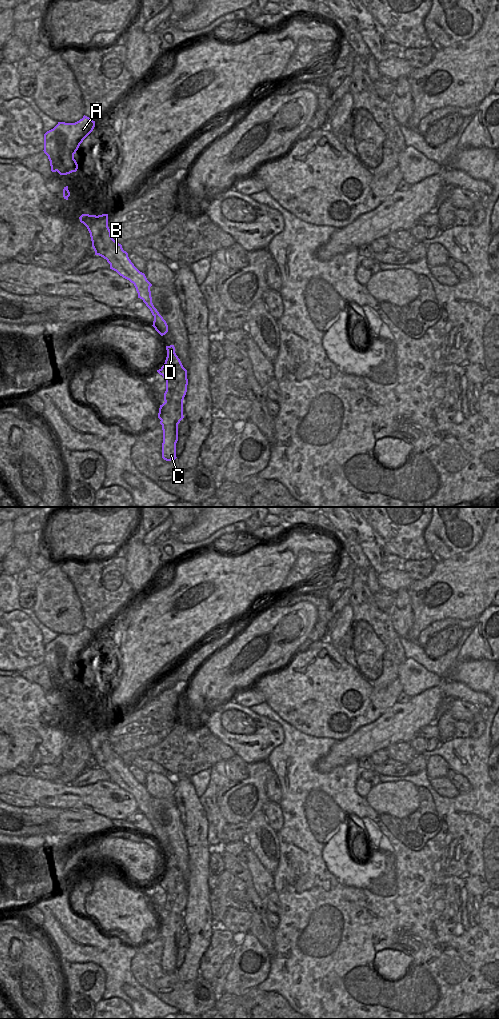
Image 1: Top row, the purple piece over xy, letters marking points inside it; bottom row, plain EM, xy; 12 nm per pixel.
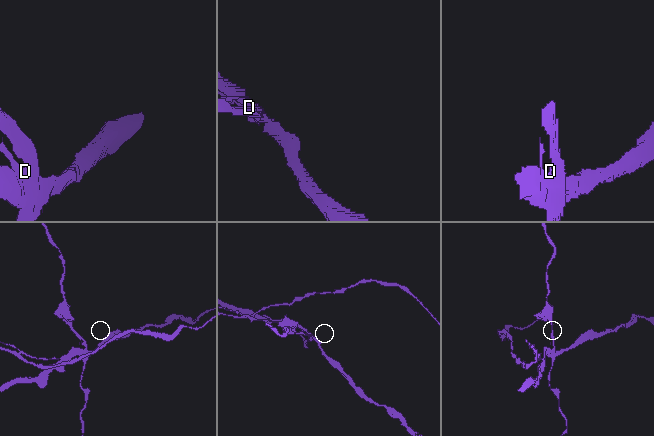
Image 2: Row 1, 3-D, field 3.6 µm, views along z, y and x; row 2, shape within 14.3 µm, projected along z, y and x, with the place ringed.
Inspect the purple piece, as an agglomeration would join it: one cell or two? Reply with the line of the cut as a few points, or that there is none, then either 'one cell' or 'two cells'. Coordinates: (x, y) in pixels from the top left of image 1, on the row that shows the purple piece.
cut xy (183, 399), (167, 399), (165, 401); two cells

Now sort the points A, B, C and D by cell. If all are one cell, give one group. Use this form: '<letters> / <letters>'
A B C / D

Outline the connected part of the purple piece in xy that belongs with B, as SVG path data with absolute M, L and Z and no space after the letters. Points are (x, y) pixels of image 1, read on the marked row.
M82 214L79 219L90 233L95 255L106 259L110 264L110 269L134 284L138 298L143 300L154 316L152 326L161 336L165 335L168 332L168 325L152 303L150 291L152 284L147 280L145 274L134 266L122 245L112 238L108 227L108 214L98 216Z

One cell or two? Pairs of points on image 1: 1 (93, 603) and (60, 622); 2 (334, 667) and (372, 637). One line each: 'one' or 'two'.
1: two
2: two

